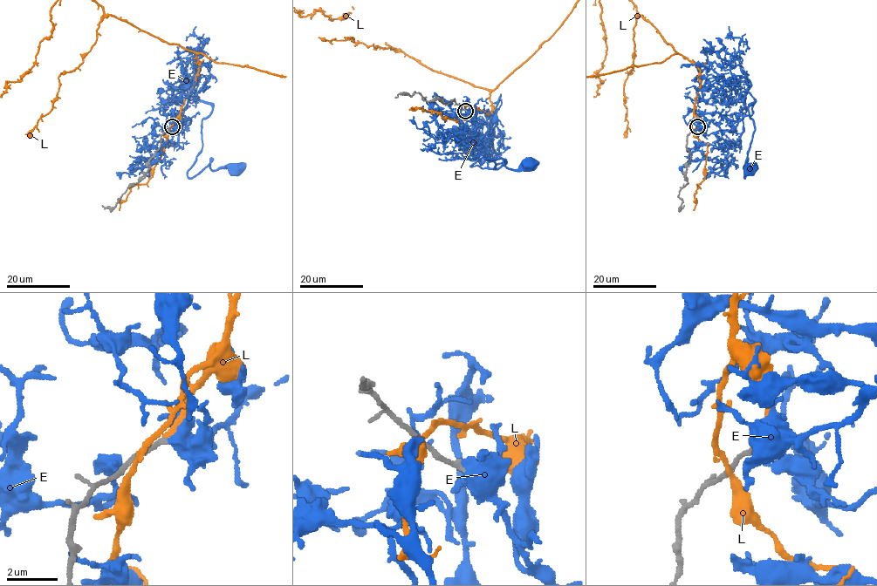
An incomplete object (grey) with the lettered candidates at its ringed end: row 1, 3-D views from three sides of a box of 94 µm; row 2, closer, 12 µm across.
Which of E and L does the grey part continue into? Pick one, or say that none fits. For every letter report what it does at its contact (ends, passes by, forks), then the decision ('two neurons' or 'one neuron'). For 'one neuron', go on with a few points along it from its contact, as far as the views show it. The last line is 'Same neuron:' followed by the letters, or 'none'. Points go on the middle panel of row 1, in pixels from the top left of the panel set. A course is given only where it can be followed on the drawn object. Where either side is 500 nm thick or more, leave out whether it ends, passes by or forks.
E: two neurons
L: it ends | one neuron
Same neuron: L

